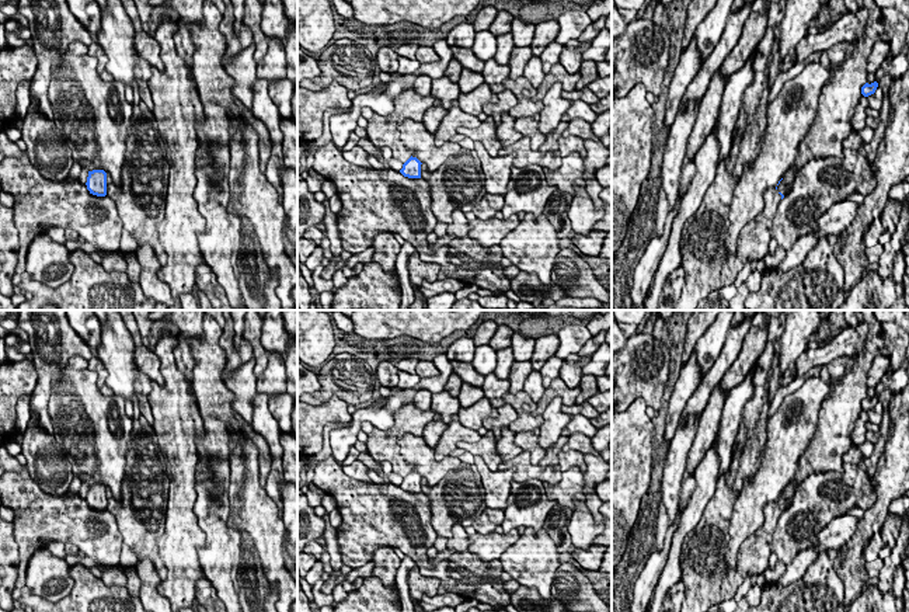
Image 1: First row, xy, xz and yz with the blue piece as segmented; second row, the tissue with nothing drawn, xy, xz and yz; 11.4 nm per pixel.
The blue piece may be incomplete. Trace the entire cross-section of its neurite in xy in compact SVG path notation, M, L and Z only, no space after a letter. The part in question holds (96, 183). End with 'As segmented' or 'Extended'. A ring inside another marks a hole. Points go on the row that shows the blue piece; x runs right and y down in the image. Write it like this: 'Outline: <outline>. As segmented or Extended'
Outline: M104 170L88 171L87 189L97 197L107 195L107 173Z. As segmented

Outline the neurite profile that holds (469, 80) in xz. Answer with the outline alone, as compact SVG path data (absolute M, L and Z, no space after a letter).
M463 69L457 86L460 88L460 93L469 94L483 83L484 83L484 77L481 73L474 73L470 72L469 69Z

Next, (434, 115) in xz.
M435 100L433 105L428 108L424 114L422 124L425 129L435 135L442 119L447 115L449 109L446 109L440 100Z

